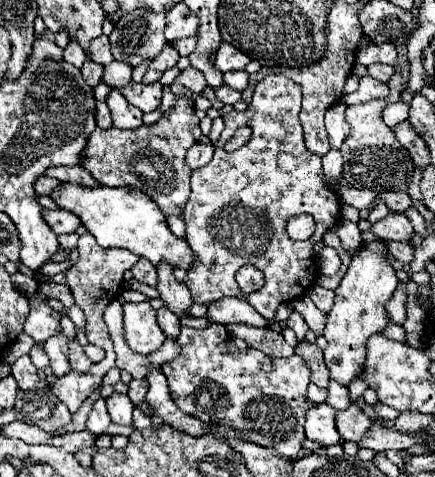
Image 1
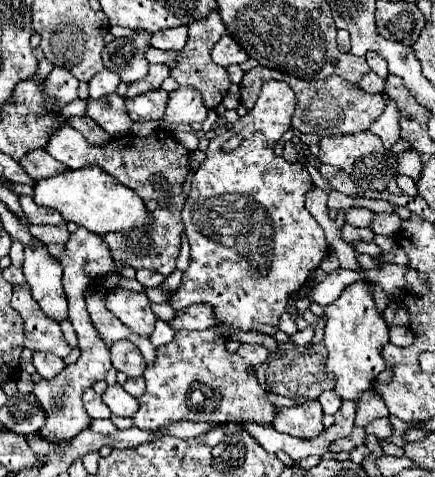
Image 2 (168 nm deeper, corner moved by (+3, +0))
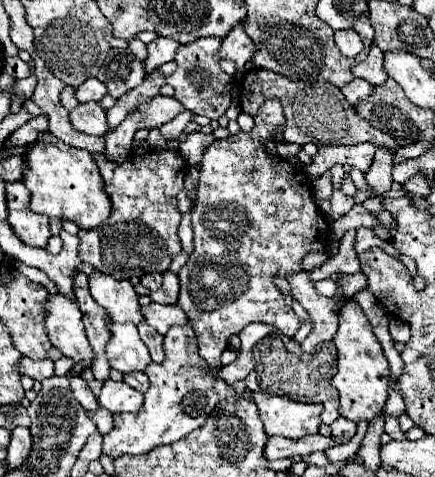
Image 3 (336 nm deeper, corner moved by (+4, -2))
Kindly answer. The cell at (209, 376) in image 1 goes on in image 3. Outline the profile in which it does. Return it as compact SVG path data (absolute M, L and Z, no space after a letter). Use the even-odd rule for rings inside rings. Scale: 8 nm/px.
M173 326L173 330L167 330L163 350L165 360L161 364L151 362L145 370L151 386L145 392L141 410L113 414L113 430L103 436L103 454L121 458L125 454L147 454L155 446L173 444L203 426L221 400L231 402L231 398L235 398L235 390L231 386L207 372L211 368L197 352L197 340L191 326Z

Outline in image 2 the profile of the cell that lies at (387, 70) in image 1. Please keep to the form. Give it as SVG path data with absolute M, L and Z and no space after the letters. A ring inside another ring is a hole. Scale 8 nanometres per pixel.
M368 72L368 74L360 80L360 86L362 86L362 90L366 90L366 92L380 94L380 92L384 92L384 78L376 76L376 72Z

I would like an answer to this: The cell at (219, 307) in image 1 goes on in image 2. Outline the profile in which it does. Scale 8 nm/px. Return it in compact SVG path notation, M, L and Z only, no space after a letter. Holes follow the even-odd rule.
M192 304L188 308L178 310L176 318L170 324L176 330L204 330L218 322L220 320L210 304Z

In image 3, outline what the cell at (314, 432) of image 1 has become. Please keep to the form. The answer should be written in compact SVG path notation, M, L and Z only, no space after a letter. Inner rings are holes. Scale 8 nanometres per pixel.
M251 392L253 402L259 408L263 430L267 436L303 438L315 434L321 424L321 404L303 404L281 396L269 396L267 392Z

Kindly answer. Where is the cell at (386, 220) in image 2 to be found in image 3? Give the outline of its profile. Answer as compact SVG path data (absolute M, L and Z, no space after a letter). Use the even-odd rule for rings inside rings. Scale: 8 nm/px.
M355 204L345 216L341 216L337 222L331 224L331 236L339 240L351 228L375 228L375 226L377 226L375 216L367 212L363 204Z

